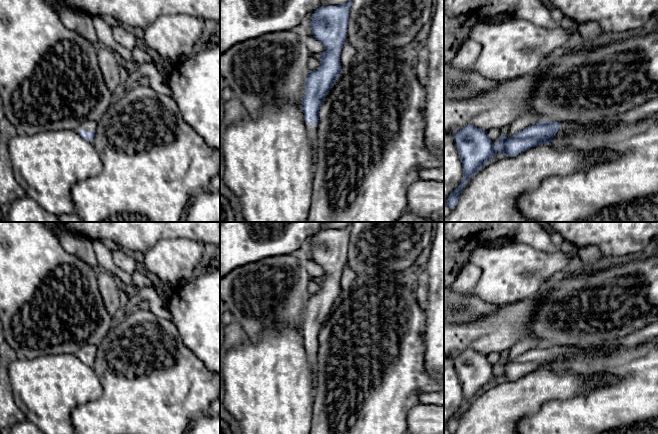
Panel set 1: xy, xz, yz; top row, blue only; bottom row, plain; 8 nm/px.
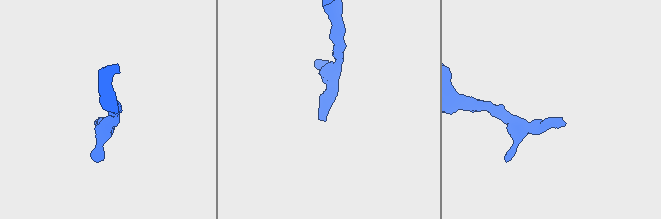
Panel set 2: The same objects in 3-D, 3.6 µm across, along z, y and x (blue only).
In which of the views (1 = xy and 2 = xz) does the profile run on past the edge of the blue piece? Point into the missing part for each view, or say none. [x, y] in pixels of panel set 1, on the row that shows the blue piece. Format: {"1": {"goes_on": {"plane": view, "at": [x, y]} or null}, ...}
{"1": {"goes_on": {"plane": "xy", "at": [88, 126]}}, "2": {"goes_on": {"plane": "xz", "at": [313, 133]}}}

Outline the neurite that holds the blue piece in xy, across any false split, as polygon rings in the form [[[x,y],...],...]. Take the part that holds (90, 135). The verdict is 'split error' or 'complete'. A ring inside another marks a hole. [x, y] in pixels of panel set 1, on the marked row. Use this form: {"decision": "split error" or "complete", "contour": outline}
{"decision": "split error", "contour": [[[86,121],[82,123],[81,129],[78,131],[78,133],[83,139],[89,139],[91,142],[93,142],[95,139],[95,128],[94,123]]]}

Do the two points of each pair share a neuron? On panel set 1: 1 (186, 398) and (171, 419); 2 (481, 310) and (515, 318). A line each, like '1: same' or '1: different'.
1: same
2: different

